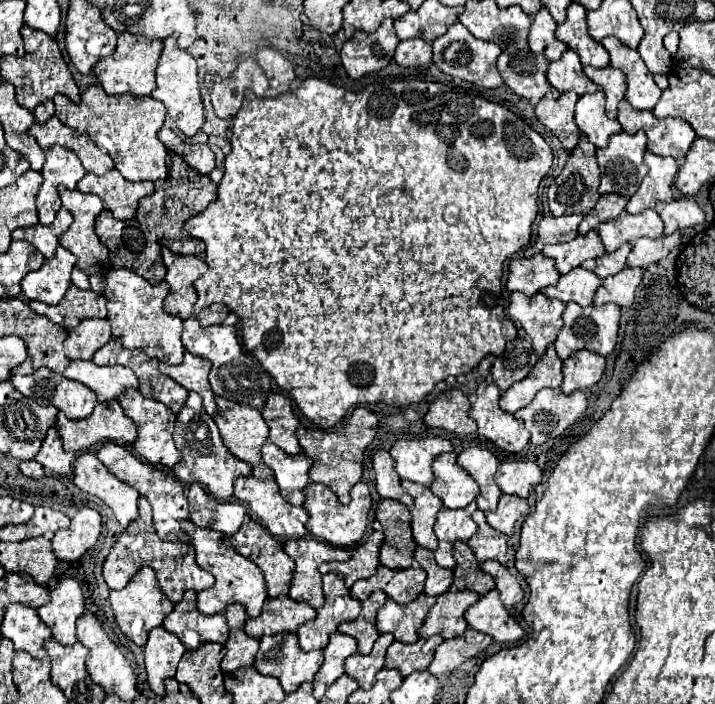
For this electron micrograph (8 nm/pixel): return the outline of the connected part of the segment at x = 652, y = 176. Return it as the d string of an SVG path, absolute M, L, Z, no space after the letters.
M646 153L644 163L648 165L648 175L626 205L626 211L632 215L642 213L646 209L654 209L658 201L672 199L672 181L678 173L676 159Z

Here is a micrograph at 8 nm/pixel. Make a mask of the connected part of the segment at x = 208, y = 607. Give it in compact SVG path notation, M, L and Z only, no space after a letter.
M192 521L184 523L184 529L192 537L192 545L196 549L196 563L202 569L206 569L208 573L212 573L216 579L216 583L208 591L198 593L198 609L204 615L216 615L216 613L224 613L224 609L230 603L242 603L242 605L246 605L250 617L258 617L262 613L262 605L268 597L266 581L264 581L264 575L260 573L260 567L254 565L250 559L242 557L240 553L236 553L230 545L230 539L224 537L222 533L196 527Z

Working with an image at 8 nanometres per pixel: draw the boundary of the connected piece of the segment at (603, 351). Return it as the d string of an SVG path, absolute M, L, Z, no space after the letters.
M566 303L564 327L560 329L558 339L554 343L558 357L564 361L574 351L580 351L580 349L588 349L592 353L608 357L614 351L614 345L616 345L616 339L618 339L618 323L620 323L620 307L618 305L580 307L576 303Z

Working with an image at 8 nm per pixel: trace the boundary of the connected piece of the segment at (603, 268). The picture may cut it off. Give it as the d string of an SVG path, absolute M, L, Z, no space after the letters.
M628 243L628 245L622 245L614 253L606 253L600 259L588 259L588 261L584 261L582 267L592 271L592 273L596 273L600 279L604 279L604 277L614 275L614 273L618 273L618 271L622 271L626 267L626 257L628 257L630 251L632 251L632 245Z

